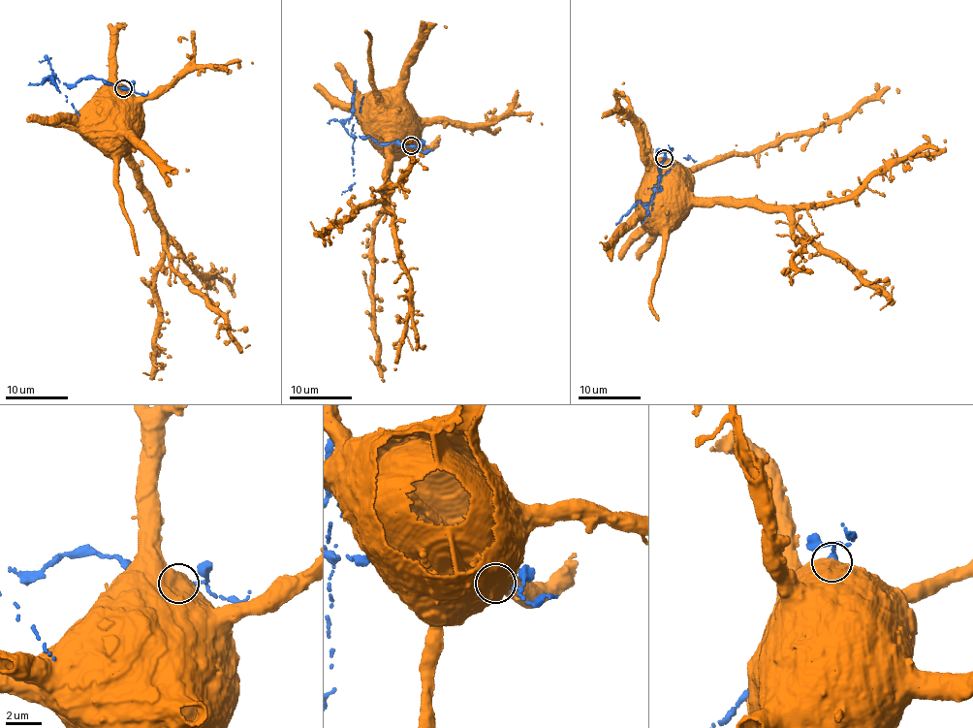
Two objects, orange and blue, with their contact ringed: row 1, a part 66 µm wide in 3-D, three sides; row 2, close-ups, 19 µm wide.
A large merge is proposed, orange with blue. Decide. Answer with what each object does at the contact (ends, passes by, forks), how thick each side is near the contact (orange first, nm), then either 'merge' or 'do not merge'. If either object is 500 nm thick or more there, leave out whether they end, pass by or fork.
900 nm thick on the orange side, 360 nm on the other; do not merge

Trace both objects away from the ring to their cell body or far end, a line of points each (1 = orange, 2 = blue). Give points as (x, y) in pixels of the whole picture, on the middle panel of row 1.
1: (411, 144), (405, 147), (401, 140), (392, 145), (385, 192), (394, 217), (397, 262), (410, 293), (395, 368)
2: (412, 145), (379, 143), (368, 136), (355, 136), (355, 182), (342, 194)

